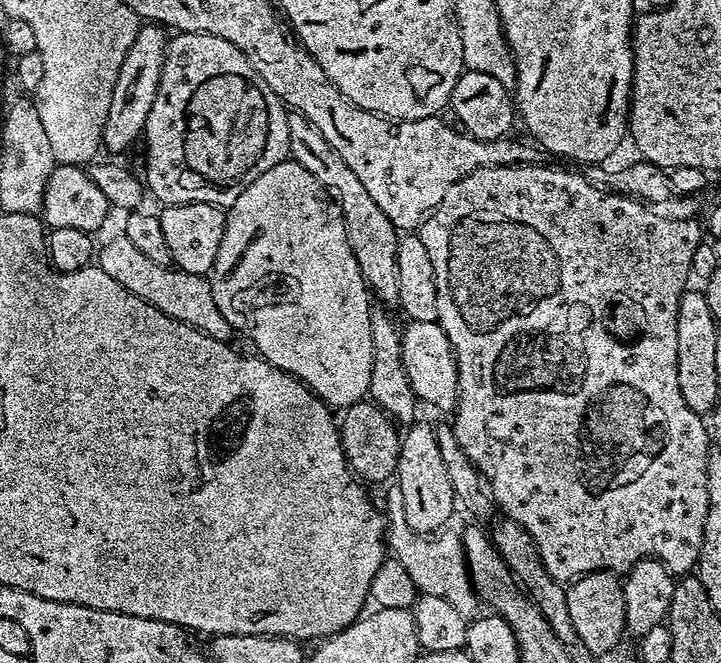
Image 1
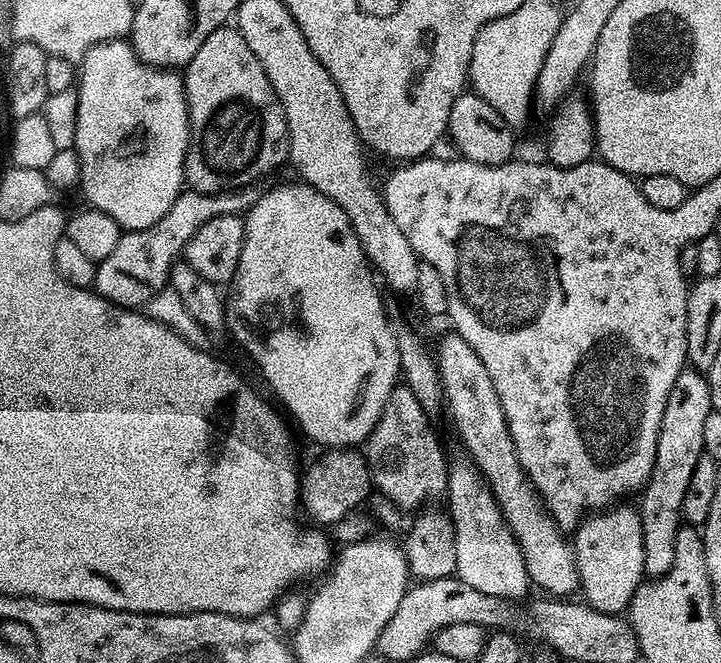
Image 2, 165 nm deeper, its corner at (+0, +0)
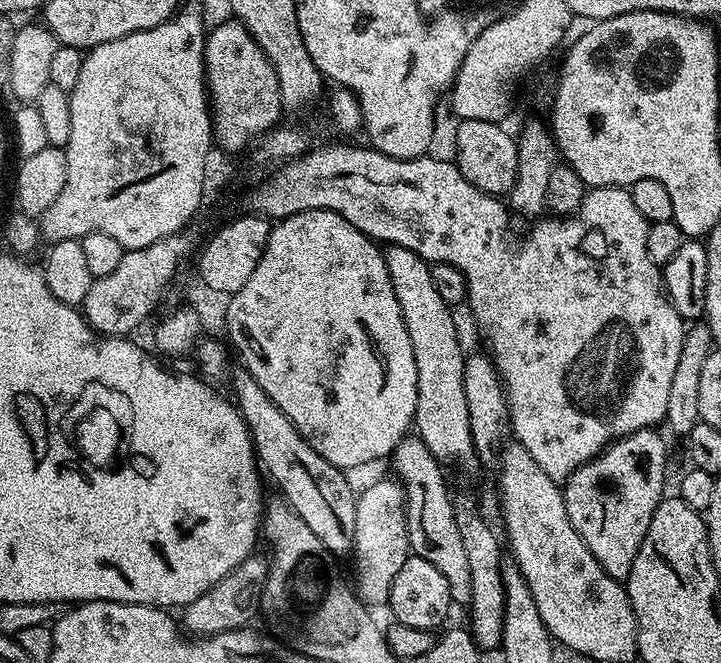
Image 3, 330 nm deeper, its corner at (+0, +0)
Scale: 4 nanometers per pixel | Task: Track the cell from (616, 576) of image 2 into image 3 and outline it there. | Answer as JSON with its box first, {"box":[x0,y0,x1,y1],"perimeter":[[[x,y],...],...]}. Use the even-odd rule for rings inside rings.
{"box":[562,428,668,582],"perimeter":[[[644,428],[633,436],[625,436],[623,440],[609,444],[592,460],[587,460],[578,470],[570,473],[562,484],[570,526],[578,530],[590,554],[598,558],[598,566],[602,566],[610,578],[621,582],[627,581],[630,566],[634,566],[634,558],[638,558],[638,550],[650,530],[650,518],[654,518],[654,510],[666,495],[664,471],[668,468],[668,448],[658,433],[656,428]]]}

